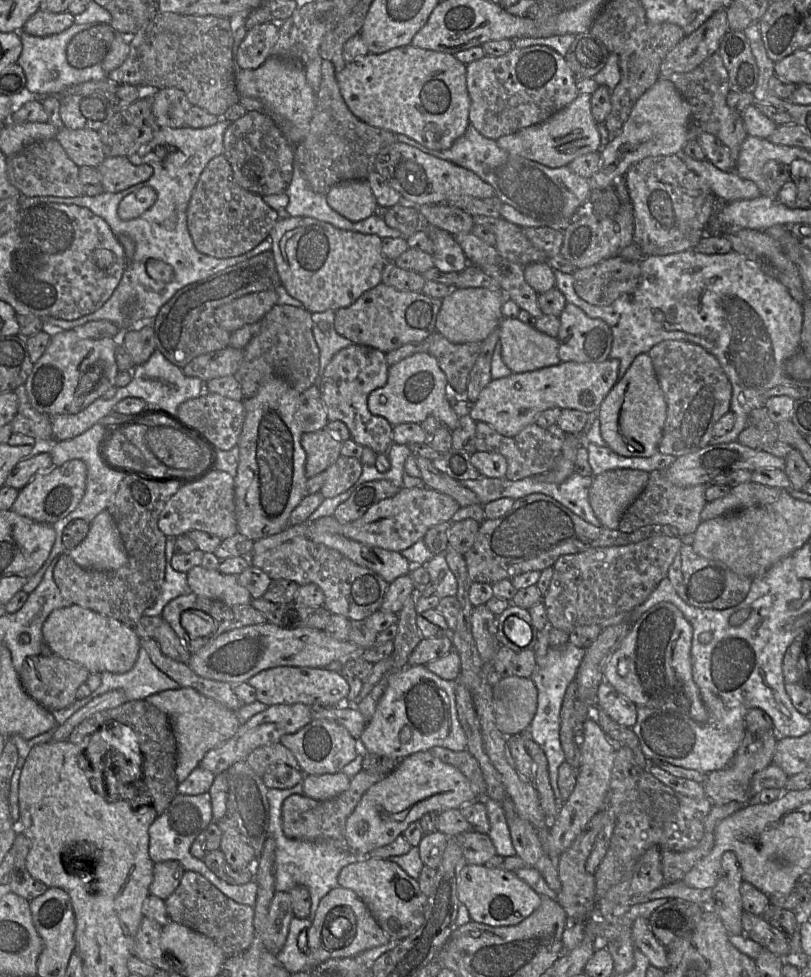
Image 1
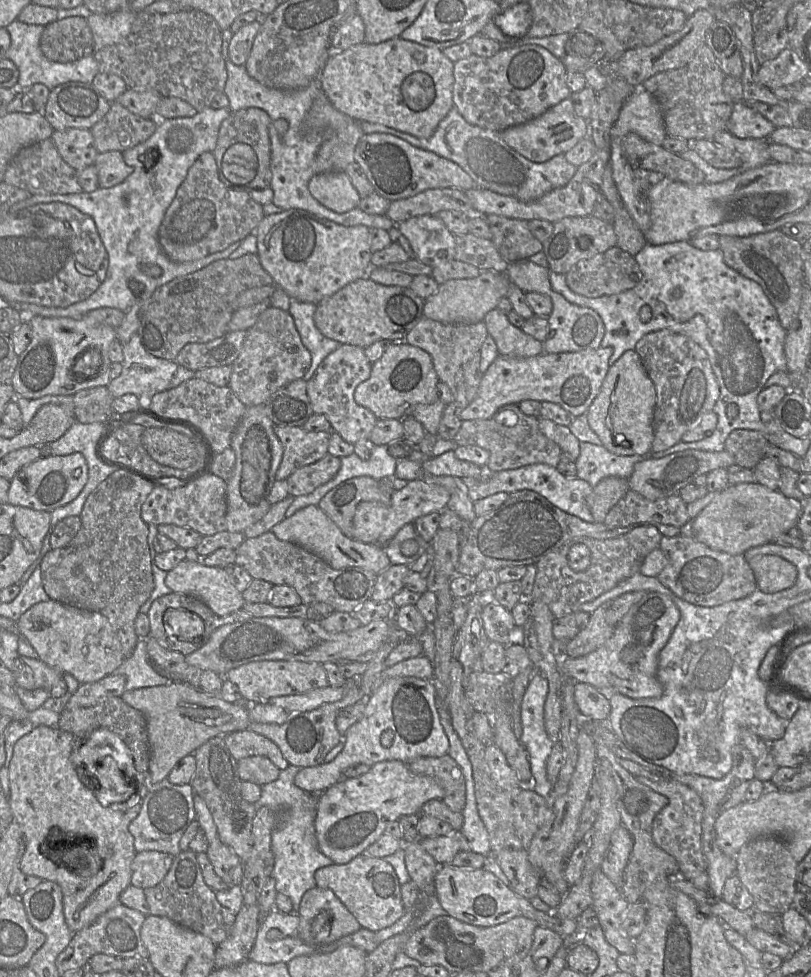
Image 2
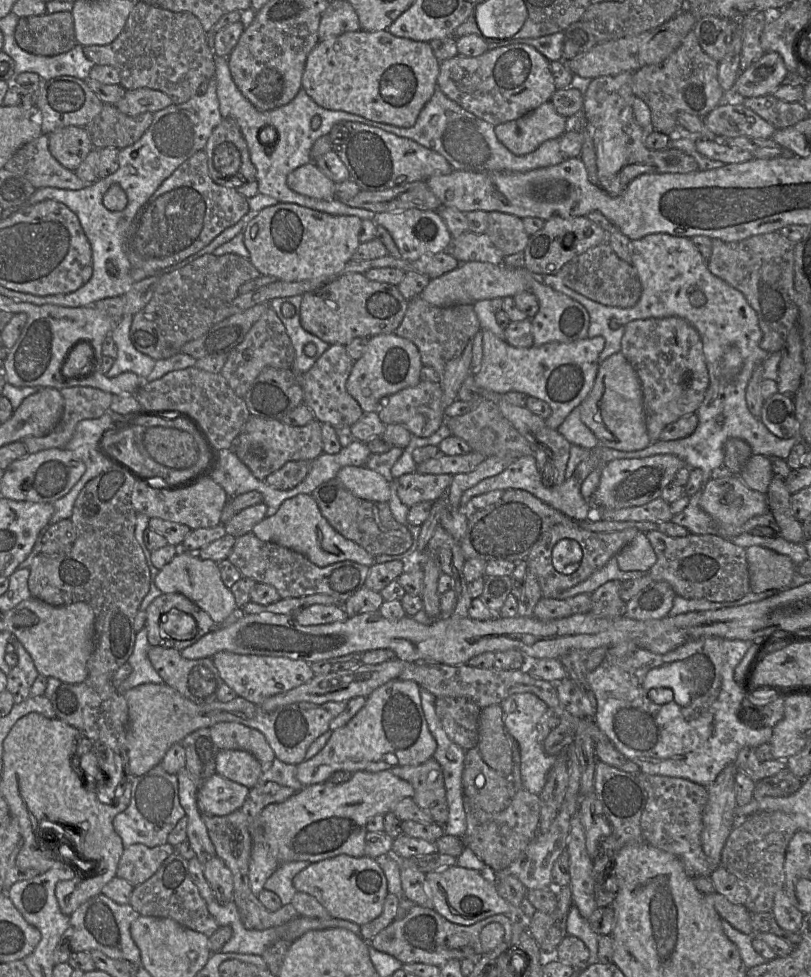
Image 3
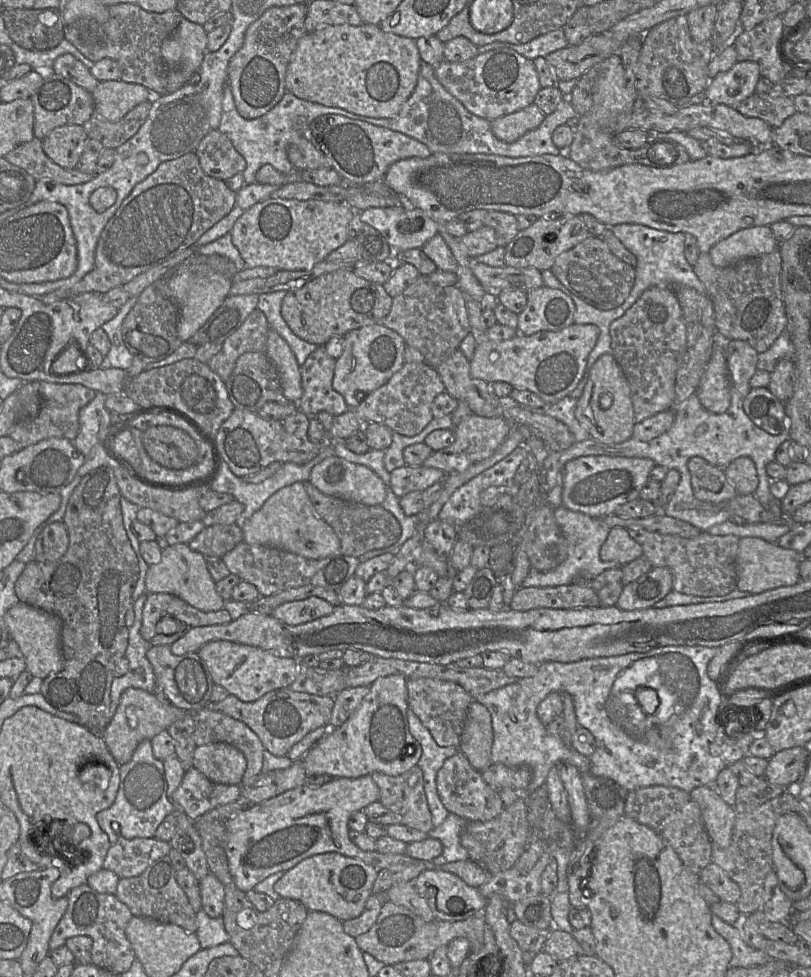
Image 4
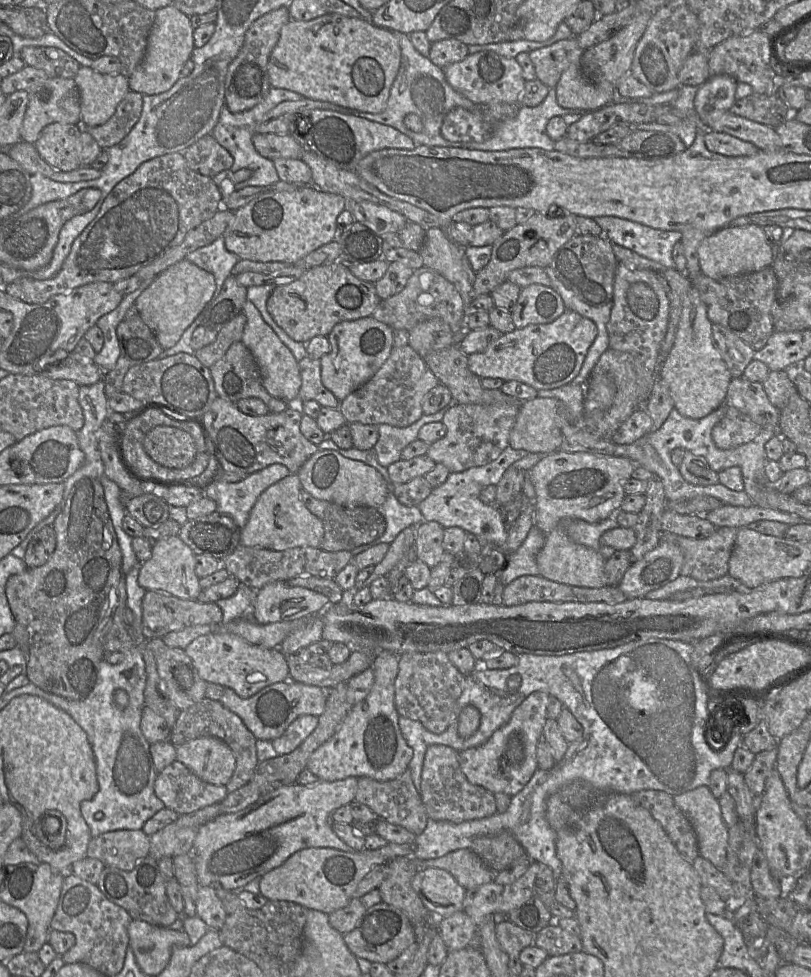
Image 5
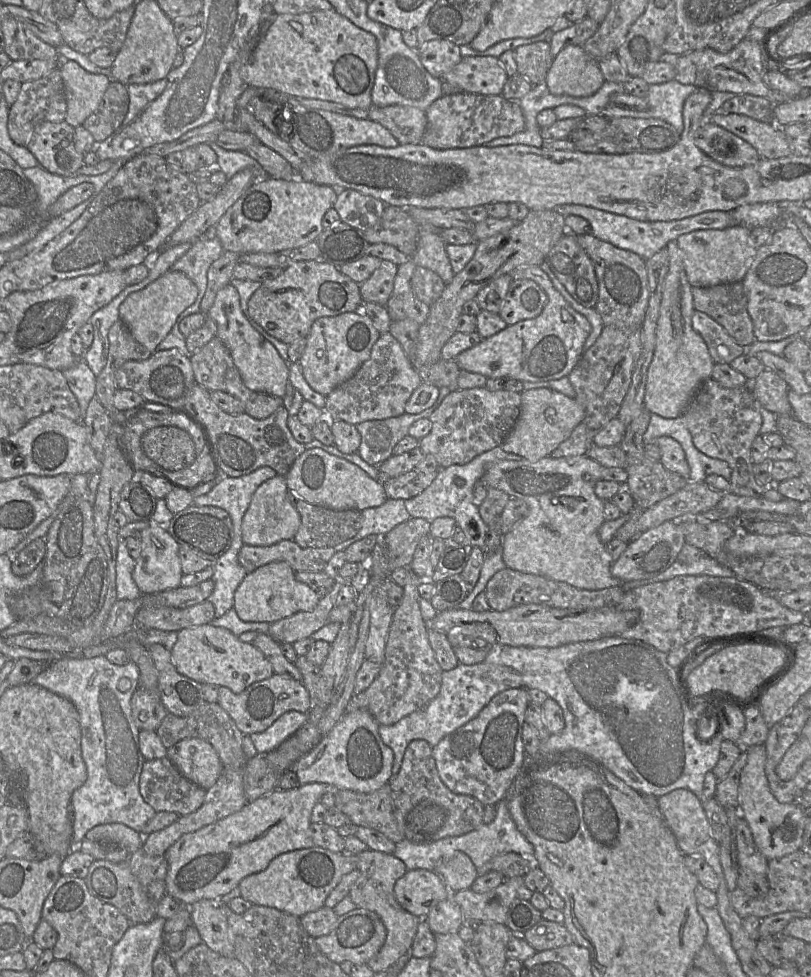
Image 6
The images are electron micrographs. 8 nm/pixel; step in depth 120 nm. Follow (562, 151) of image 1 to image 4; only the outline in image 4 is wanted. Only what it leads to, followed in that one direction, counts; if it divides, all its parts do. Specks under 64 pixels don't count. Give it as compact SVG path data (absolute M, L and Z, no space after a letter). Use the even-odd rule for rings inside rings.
M531 104L514 113L492 120L491 129L496 138L512 143L539 127L545 117L546 115L535 104Z

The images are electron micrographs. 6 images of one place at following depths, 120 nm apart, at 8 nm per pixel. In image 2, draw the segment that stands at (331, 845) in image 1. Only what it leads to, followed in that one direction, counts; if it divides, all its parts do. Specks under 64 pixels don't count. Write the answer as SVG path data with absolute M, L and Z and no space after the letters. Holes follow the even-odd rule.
M289 765L286 769L281 770L275 781L261 786L261 797L255 803L258 809L261 807L282 809L286 813L286 820L278 816L280 823L272 832L274 855L272 878L275 881L276 890L291 899L294 913L305 892L316 887L315 872L320 868L335 864L320 851L317 843L314 820L318 794L310 794L295 785L294 779L300 769L297 766Z

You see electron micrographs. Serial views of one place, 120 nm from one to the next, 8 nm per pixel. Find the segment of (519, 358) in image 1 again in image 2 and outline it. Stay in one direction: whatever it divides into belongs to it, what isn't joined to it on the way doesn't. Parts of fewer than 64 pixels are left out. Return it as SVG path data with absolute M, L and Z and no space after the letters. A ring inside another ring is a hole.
M499 308L489 311L483 322L496 343L498 352L507 357L532 357L544 352L544 344L510 323Z

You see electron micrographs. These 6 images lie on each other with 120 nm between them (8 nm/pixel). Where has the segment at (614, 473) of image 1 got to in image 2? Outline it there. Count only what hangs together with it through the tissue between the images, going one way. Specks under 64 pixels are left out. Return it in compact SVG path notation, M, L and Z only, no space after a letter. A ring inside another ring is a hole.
M616 476L603 478L593 486L587 505L595 521L604 523L608 512L629 490L629 479Z

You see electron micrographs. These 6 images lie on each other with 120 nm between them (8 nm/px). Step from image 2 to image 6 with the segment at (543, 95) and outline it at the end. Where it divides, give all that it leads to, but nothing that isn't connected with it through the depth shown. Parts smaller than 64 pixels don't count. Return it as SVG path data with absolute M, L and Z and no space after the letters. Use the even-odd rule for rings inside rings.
M469 56L452 67L442 80L460 92L501 95L508 75L497 57Z

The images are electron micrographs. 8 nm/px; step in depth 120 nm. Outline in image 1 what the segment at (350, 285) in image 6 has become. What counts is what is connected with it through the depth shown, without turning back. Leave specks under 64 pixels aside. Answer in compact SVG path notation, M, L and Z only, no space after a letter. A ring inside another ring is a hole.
M380 283L365 292L352 305L335 311L335 331L354 344L378 349L384 353L404 345L419 344L436 331L436 319L441 308L440 299L422 292L400 291Z

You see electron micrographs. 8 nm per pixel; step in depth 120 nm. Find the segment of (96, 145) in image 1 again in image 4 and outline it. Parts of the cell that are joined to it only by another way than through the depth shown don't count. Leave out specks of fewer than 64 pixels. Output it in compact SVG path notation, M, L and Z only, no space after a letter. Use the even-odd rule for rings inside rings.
M64 125L42 139L45 154L65 169L77 168L88 135L82 125Z

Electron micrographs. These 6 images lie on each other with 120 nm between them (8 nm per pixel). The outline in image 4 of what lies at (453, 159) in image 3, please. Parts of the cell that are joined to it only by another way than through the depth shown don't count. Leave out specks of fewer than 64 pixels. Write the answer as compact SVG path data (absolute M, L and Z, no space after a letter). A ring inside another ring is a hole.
M421 61L417 84L414 91L402 105L397 115L391 118L371 118L362 116L369 124L401 132L426 145L432 153L456 154L493 154L506 157L527 157L543 154L558 155L561 151L552 141L553 131L560 125L576 117L571 103L565 99L545 119L539 127L527 132L512 143L496 138L491 129L491 121L468 111L465 106L451 95L438 81L435 66Z

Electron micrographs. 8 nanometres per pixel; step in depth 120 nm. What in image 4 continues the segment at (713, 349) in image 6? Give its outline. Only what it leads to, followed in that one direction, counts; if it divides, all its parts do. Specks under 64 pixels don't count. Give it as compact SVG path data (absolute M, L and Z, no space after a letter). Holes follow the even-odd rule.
M729 339L725 349L728 373L732 386L746 396L752 389L750 379L757 370L758 352L747 342Z

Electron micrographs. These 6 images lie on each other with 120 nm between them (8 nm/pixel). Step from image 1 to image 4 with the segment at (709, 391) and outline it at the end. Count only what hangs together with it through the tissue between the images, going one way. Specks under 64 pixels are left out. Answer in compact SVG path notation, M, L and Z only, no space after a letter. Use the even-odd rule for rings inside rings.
M664 287L646 289L621 317L610 324L609 332L611 354L622 368L630 386L636 423L657 413L672 410L675 401L676 373L688 350L687 326L672 289Z

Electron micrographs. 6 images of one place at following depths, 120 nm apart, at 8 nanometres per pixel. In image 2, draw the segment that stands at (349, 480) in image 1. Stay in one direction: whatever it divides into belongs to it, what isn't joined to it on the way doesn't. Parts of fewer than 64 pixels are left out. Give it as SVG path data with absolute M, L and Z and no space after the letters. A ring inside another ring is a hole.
M328 453L319 461L297 469L286 479L289 495L311 494L318 487L331 481L340 466L341 458Z

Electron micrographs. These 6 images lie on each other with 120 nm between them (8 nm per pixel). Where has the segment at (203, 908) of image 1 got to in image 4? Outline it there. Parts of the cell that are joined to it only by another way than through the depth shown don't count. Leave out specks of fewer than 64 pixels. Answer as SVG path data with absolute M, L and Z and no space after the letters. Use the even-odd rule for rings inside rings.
M169 856L161 857L146 868L139 876L120 878L115 896L124 903L135 917L149 918L182 927L195 933L198 925L196 912L187 895L176 880L177 869Z

